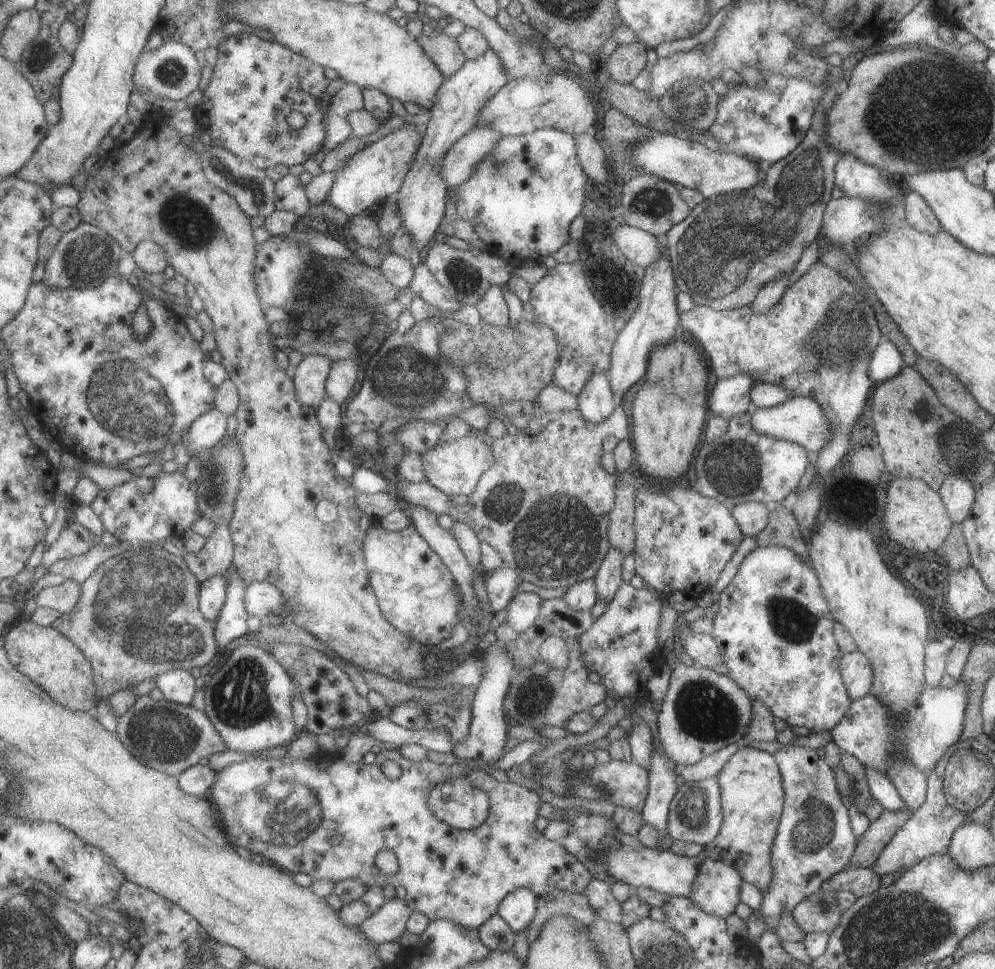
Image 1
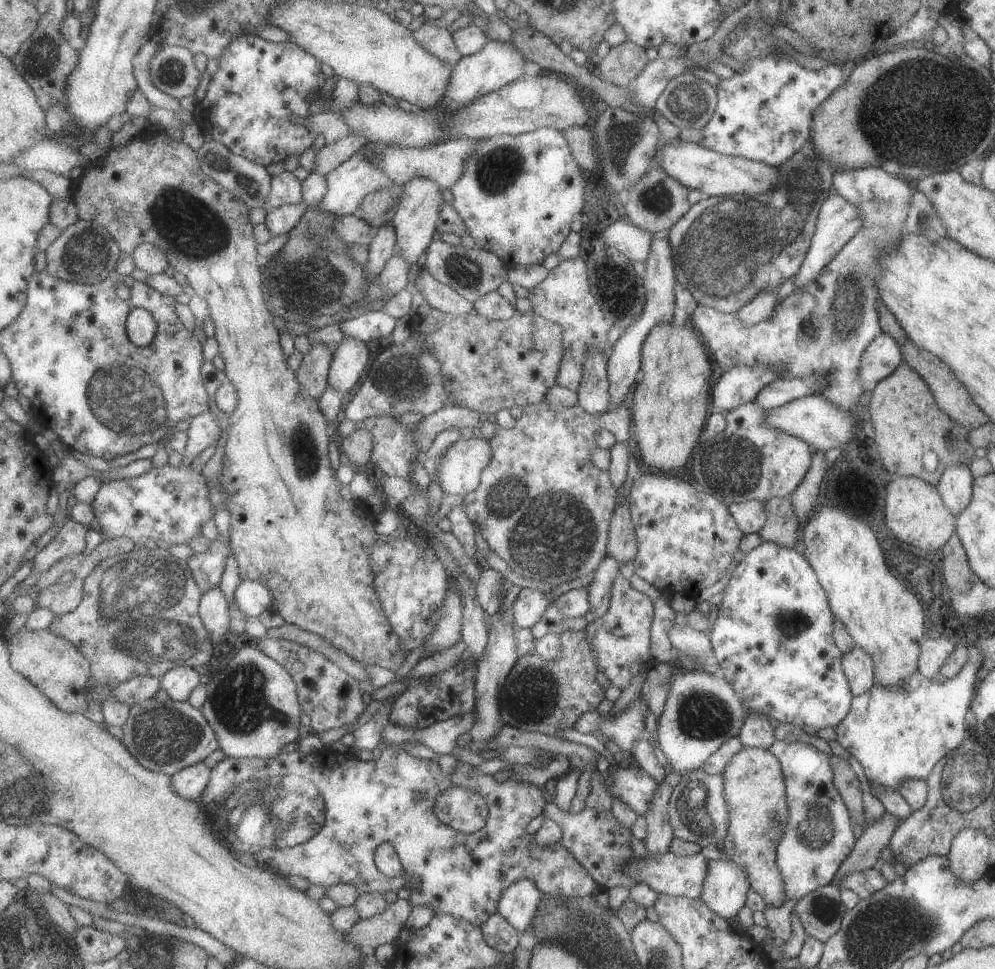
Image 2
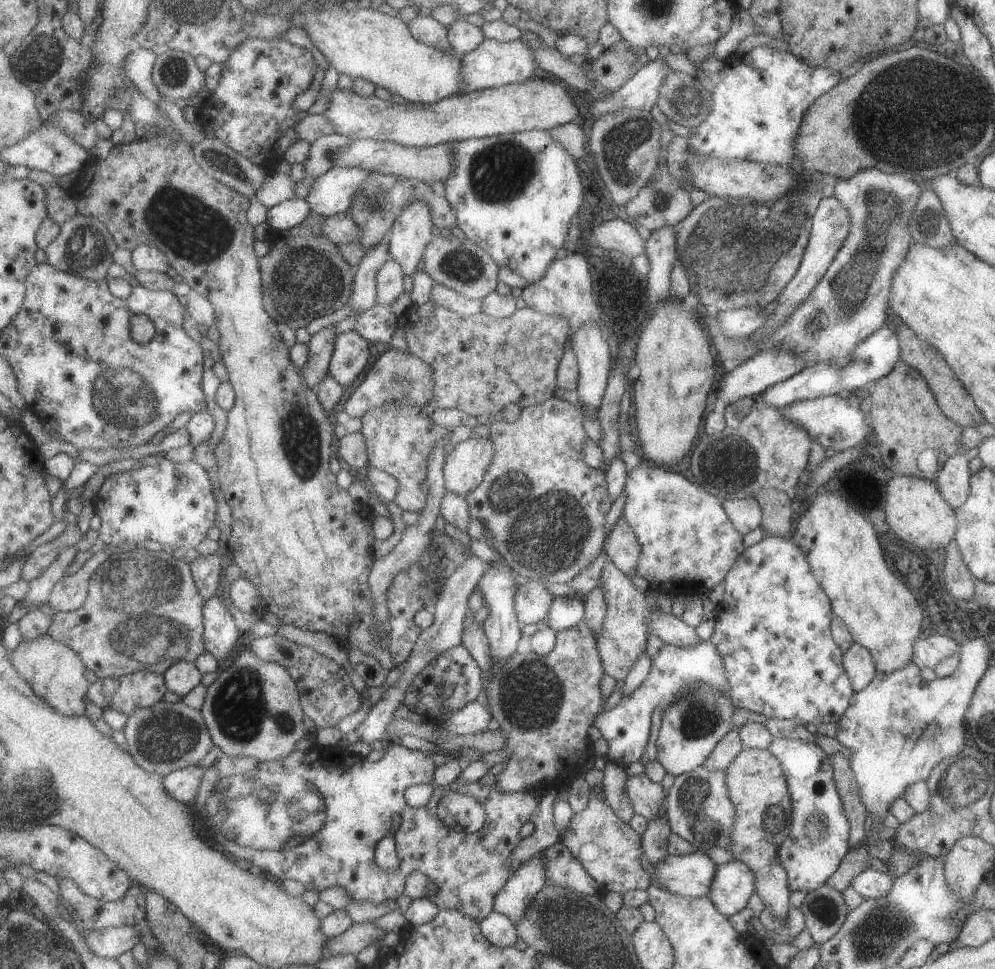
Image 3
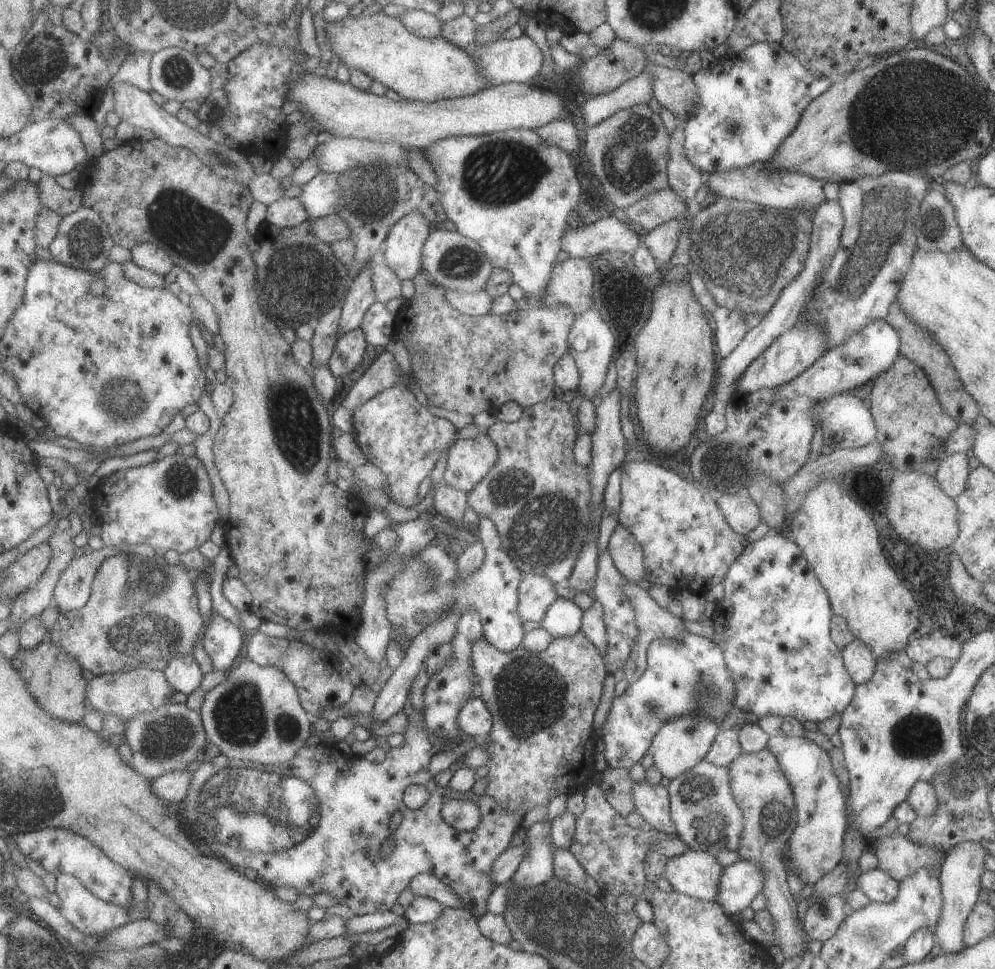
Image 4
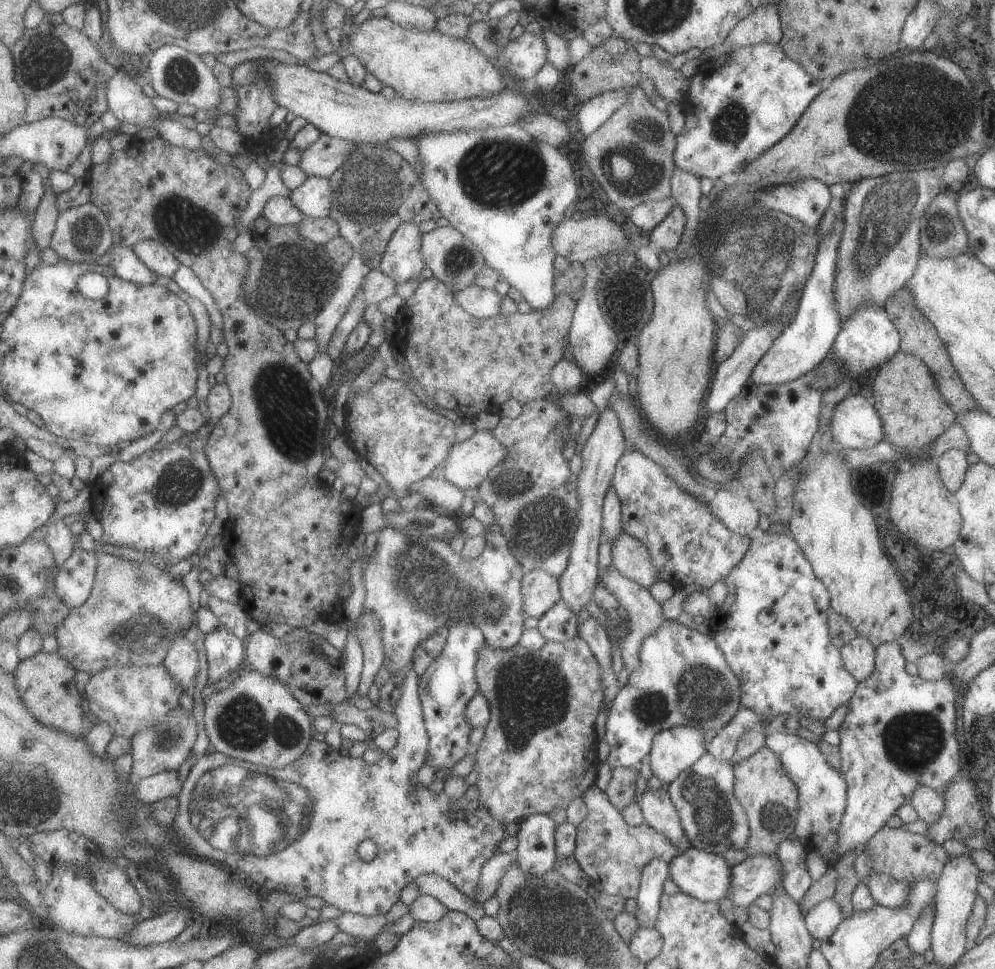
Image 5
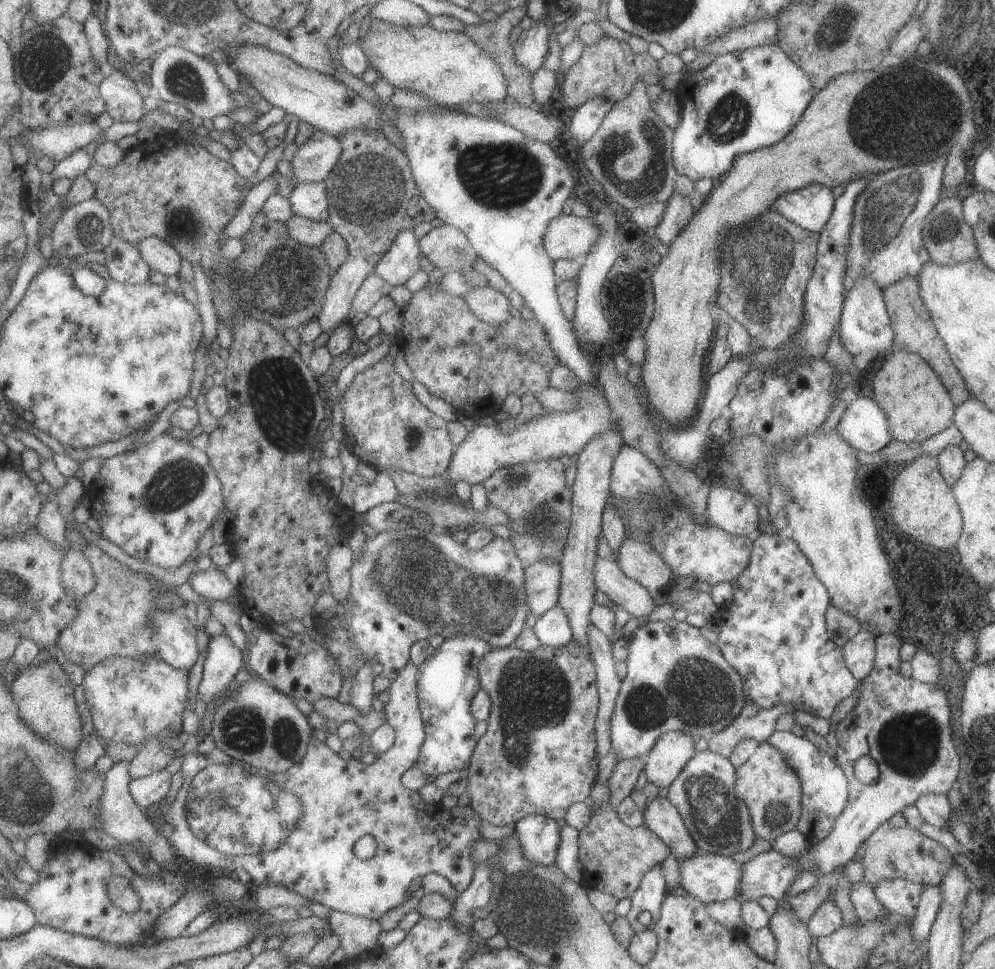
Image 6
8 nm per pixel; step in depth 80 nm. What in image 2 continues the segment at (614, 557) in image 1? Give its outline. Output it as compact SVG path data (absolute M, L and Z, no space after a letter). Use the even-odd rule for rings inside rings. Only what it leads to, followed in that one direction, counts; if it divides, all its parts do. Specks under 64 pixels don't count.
M606 555L594 570L592 580L587 586L589 611L595 613L597 620L608 609L612 582L617 576L619 565L612 556Z

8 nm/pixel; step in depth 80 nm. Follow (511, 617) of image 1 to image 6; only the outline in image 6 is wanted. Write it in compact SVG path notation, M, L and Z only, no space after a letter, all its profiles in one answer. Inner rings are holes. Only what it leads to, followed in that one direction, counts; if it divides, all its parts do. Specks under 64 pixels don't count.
M539 561L525 568L526 602L538 618L558 604L560 565Z

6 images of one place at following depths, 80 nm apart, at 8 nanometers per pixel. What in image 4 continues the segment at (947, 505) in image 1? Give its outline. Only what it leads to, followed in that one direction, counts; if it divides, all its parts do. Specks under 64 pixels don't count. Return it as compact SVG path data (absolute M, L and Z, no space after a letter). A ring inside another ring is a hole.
M964 453L941 454L938 470L933 476L939 488L953 500L966 489L969 472L967 460Z

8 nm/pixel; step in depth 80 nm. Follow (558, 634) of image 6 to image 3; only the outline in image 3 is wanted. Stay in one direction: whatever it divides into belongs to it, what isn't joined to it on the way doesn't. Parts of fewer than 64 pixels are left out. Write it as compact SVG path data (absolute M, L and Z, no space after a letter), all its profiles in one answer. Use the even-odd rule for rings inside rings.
M555 595L550 604L547 616L547 626L555 632L575 628L577 622L584 616L584 601L582 596Z

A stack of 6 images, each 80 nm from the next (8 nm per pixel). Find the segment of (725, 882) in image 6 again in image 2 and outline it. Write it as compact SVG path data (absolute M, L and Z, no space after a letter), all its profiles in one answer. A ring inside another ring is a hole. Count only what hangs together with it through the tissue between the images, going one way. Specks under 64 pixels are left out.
M667 850L664 853L650 853L627 861L622 866L622 871L635 883L647 885L657 894L681 895L685 898L695 899L699 896L702 878L706 873L706 862L701 853L680 857Z

